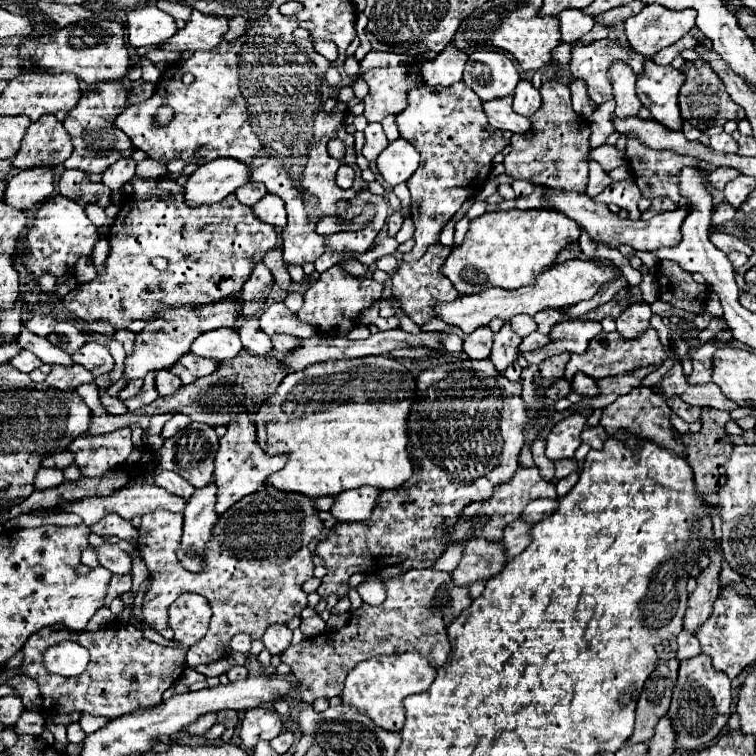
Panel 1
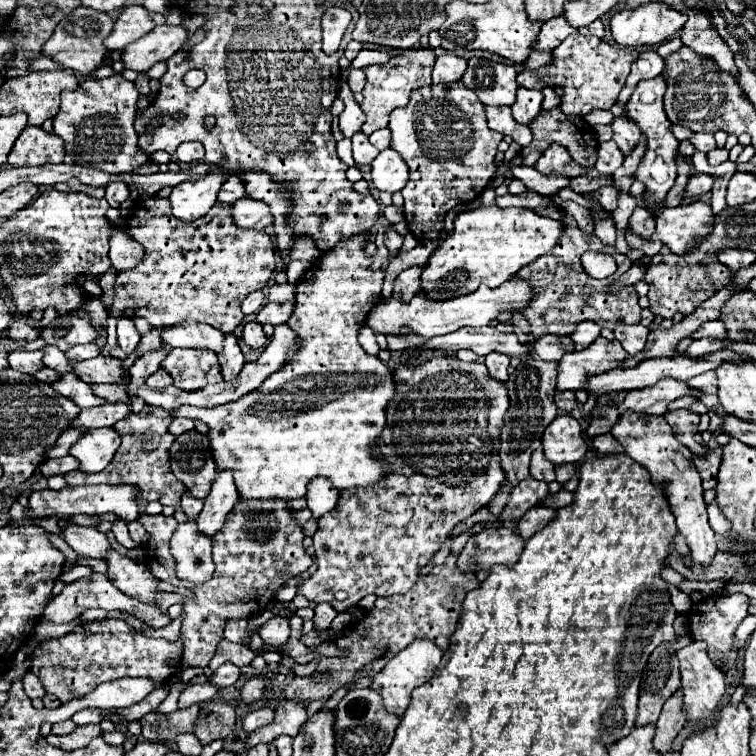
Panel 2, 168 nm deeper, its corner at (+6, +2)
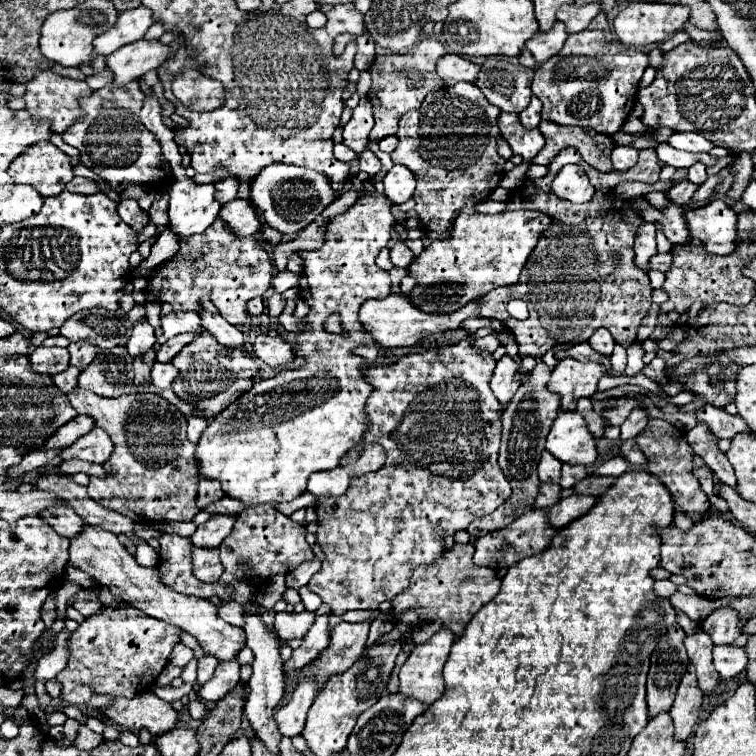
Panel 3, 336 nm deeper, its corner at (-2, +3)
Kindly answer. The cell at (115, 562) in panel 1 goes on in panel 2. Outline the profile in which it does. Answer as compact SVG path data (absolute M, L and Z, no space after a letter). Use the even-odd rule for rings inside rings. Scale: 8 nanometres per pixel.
M67 525L63 529L63 539L81 557L105 559L105 555L111 551L111 545L109 545L107 537L101 531L97 531L97 529L79 527L79 525Z

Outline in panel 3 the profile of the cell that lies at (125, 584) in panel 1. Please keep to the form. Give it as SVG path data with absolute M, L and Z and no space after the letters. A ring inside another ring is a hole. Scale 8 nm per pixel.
M83 526L83 530L71 538L69 546L69 562L83 572L87 572L91 578L95 578L101 586L109 588L109 592L133 608L143 610L147 616L169 622L191 636L197 638L205 654L215 656L217 660L233 660L239 650L245 646L245 632L243 628L237 628L217 616L217 606L209 600L201 598L189 598L183 594L177 594L171 588L165 588L161 584L161 578L157 574L157 568L143 568L135 562L135 558L125 550L125 546L117 540L113 532L107 532L99 526Z

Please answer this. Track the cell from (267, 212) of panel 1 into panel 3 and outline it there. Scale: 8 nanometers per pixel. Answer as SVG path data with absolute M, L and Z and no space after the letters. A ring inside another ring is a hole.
M235 198L227 204L221 206L221 212L219 212L219 218L231 228L231 232L241 238L241 236L253 236L259 232L259 218L257 218L257 210L241 200L241 198Z

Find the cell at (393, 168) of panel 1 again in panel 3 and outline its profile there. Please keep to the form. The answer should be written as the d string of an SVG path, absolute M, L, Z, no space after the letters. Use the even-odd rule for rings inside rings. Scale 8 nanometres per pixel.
M395 164L383 178L385 184L385 196L393 202L393 204L403 204L407 202L413 192L415 192L415 176L413 172L409 172L405 166Z

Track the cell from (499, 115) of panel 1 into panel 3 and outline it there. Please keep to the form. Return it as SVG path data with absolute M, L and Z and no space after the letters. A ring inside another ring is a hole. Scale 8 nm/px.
M501 114L499 118L499 130L501 130L501 136L509 142L511 150L515 156L521 156L523 162L533 162L533 158L543 150L545 146L545 138L543 134L533 128L533 130L527 130L525 126L521 126L517 114Z

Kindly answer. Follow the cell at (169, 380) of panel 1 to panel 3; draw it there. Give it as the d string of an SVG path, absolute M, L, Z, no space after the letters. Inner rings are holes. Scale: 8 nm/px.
M161 362L153 364L151 378L153 378L153 384L157 388L161 388L161 390L171 388L171 382L173 382L175 376L177 376L177 368L173 364L161 364Z

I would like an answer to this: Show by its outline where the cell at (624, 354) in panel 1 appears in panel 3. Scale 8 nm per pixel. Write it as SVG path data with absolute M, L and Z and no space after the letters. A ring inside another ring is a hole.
M563 358L551 370L547 390L559 396L563 412L573 412L579 398L591 398L597 392L597 380L601 376L605 376L605 370L603 366L597 366L597 362Z

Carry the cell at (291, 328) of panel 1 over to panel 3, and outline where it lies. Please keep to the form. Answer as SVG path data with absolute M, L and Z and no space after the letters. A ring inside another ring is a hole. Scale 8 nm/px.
M271 294L269 296L269 300L267 300L267 310L269 310L269 316L273 318L273 320L277 320L279 318L279 314L283 312L283 308L285 308L285 296L283 294Z

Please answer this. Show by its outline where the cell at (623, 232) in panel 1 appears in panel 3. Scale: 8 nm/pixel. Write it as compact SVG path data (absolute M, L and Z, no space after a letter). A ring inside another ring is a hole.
M721 198L709 204L685 210L689 232L693 238L703 240L711 254L731 254L737 246L737 214Z

